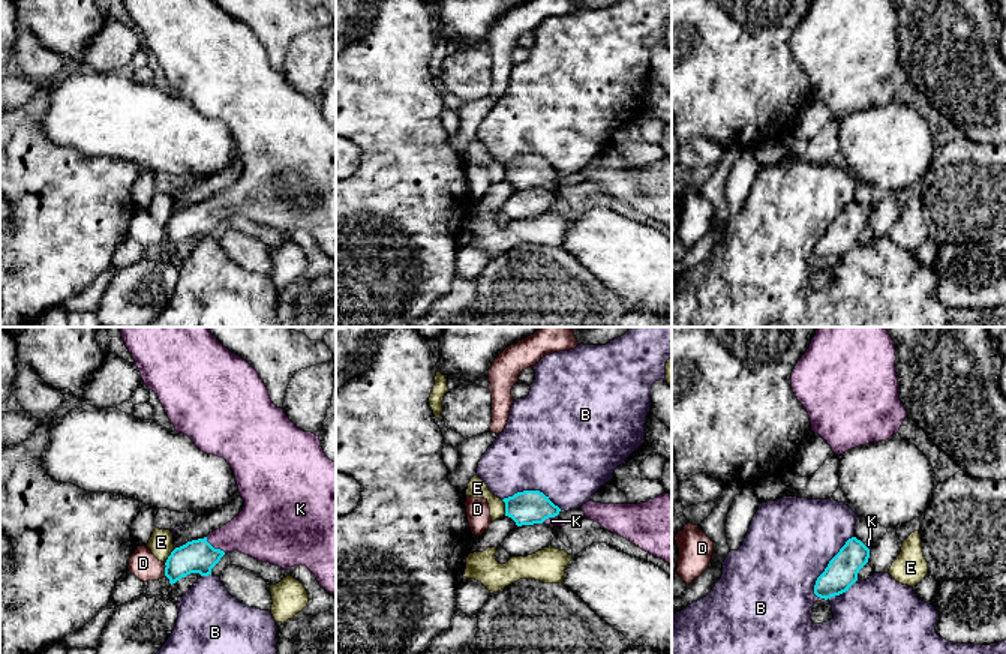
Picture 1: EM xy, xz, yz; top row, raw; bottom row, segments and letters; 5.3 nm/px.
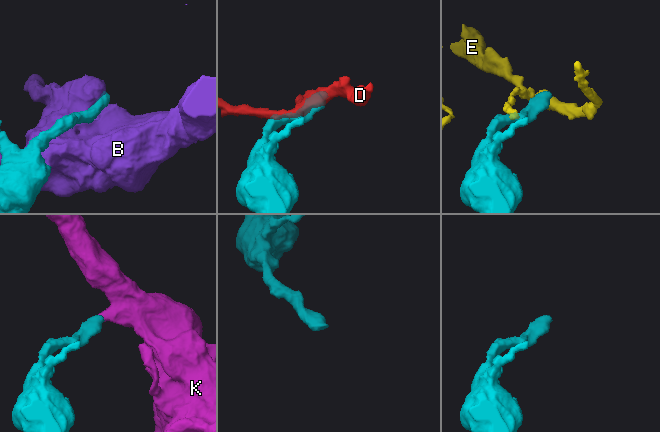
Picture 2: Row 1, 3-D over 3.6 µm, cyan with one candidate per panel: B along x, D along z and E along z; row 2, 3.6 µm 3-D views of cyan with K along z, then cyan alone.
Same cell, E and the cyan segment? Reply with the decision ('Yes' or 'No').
No

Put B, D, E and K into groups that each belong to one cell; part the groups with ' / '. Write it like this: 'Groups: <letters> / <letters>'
Groups: B / D / E / K

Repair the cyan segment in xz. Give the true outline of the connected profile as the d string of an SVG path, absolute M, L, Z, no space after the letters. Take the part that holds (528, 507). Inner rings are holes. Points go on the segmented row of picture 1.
M540 490L517 492L502 501L505 502L505 516L511 518L517 526L534 524L567 525L558 518L561 508Z

